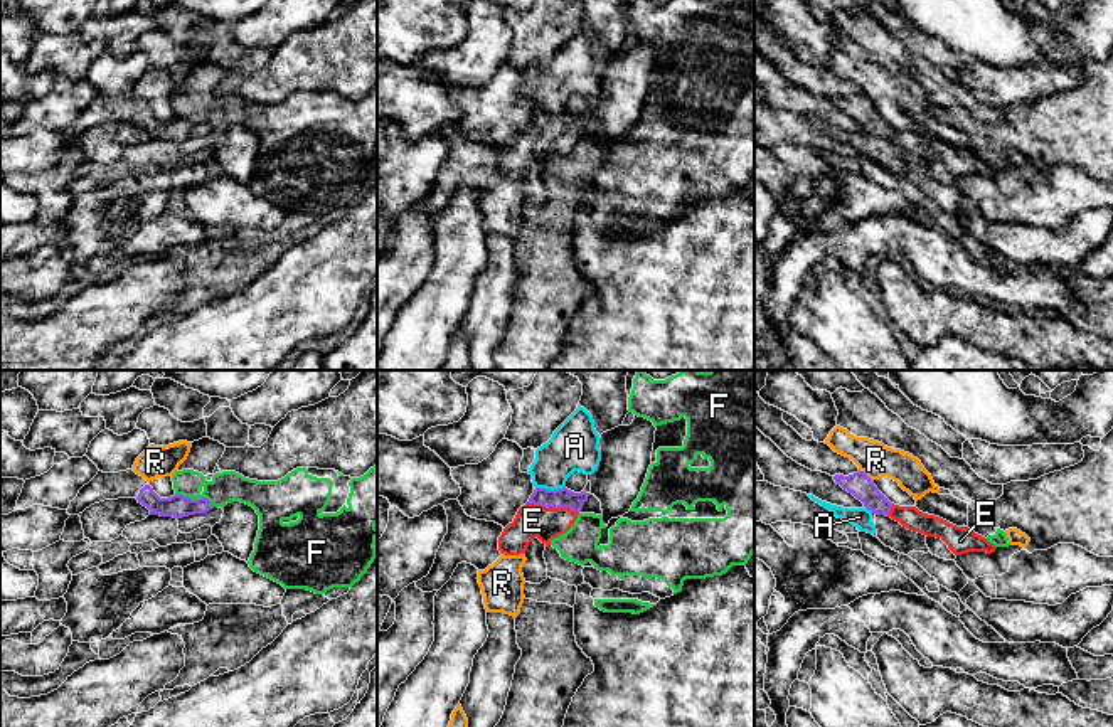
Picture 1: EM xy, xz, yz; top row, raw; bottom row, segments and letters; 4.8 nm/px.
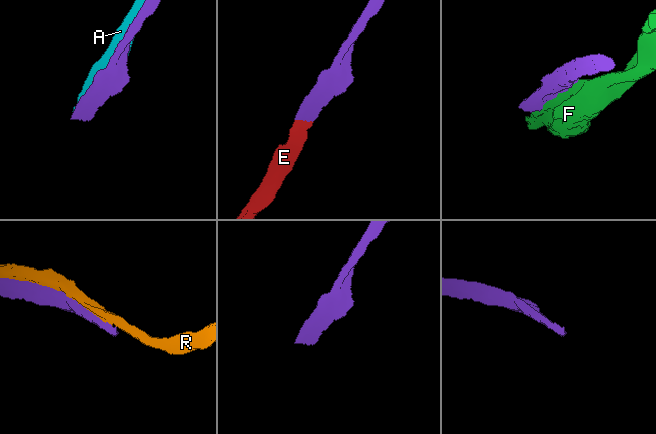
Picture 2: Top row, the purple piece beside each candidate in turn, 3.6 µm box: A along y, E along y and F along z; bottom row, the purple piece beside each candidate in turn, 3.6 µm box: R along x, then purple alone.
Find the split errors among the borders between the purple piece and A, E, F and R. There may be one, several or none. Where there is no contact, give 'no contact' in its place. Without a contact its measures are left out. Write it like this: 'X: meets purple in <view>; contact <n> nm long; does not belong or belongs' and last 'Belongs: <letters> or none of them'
A: meets purple in xz; contact 140 nm long; does not belong
E: meets purple in xz; contact 260 nm long; belongs
F: meets purple in xy; contact 200 nm long; does not belong
R: meets purple in yz; contact 100 nm long; does not belong
Belongs: E

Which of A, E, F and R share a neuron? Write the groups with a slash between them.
A / E / F / R

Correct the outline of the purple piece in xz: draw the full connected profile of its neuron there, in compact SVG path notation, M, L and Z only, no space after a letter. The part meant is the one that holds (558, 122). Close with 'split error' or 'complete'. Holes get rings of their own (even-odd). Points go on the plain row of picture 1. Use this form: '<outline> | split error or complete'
M566 109L561 113L535 111L498 160L500 177L525 177L535 160L549 170L552 162L572 150L588 119L586 114L574 116Z | split error

